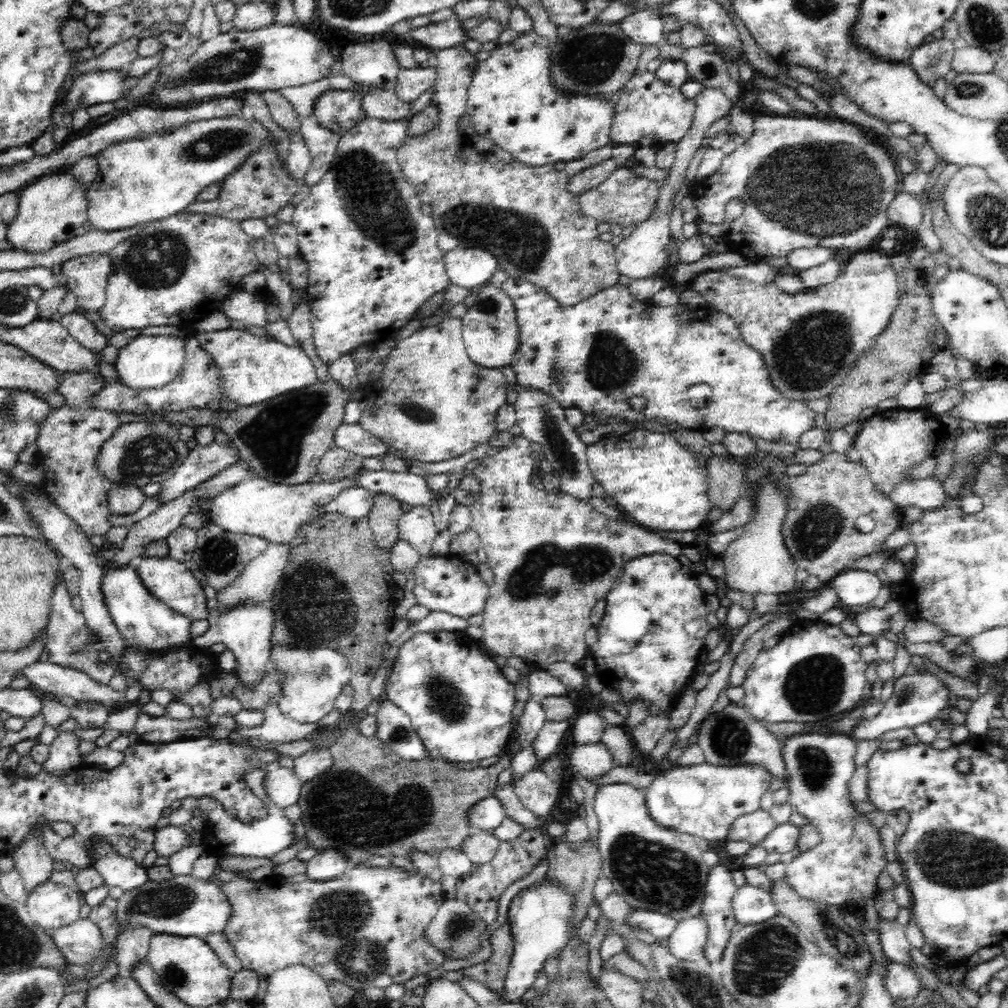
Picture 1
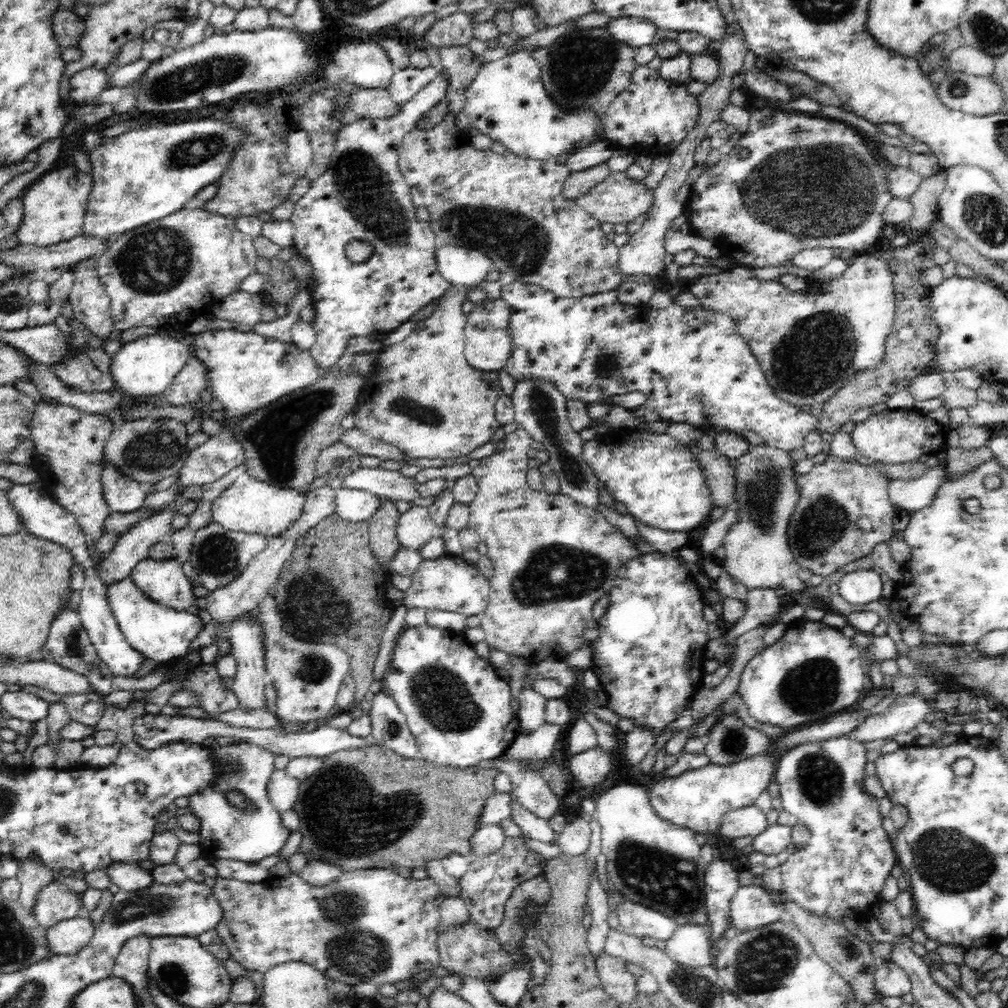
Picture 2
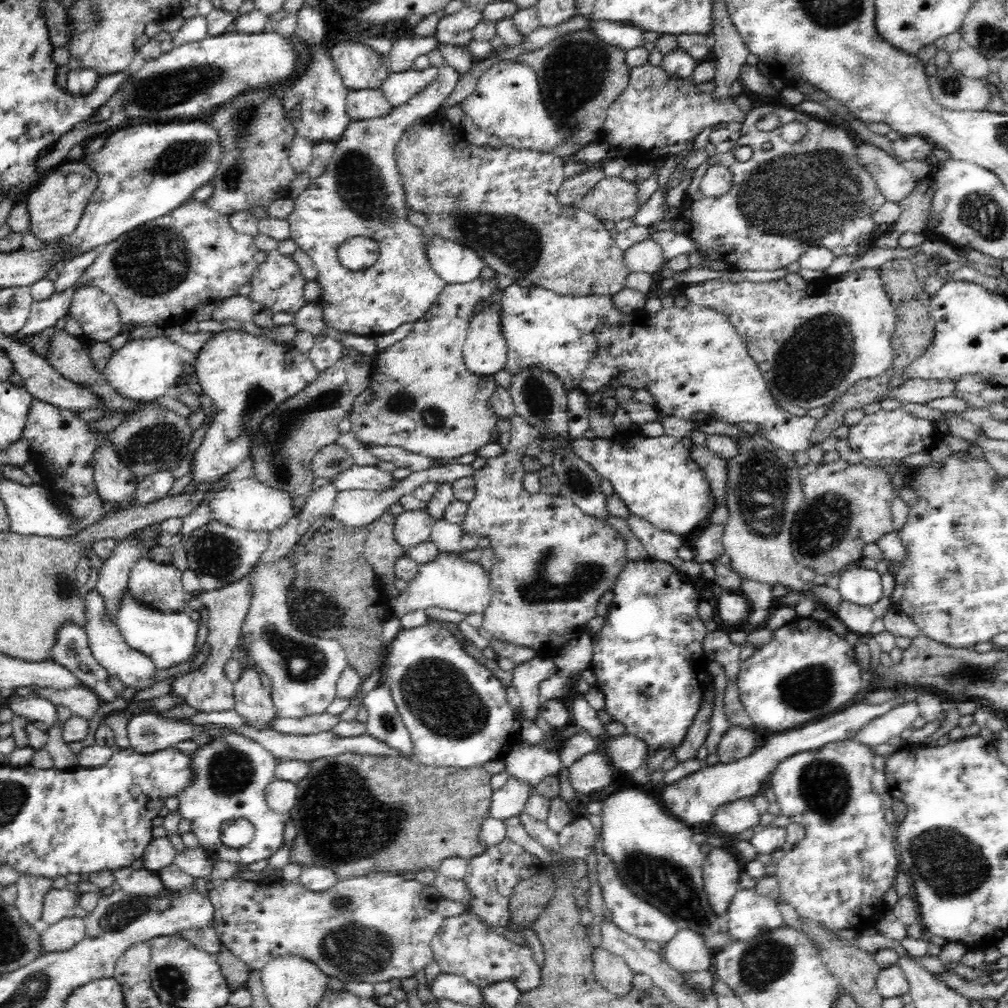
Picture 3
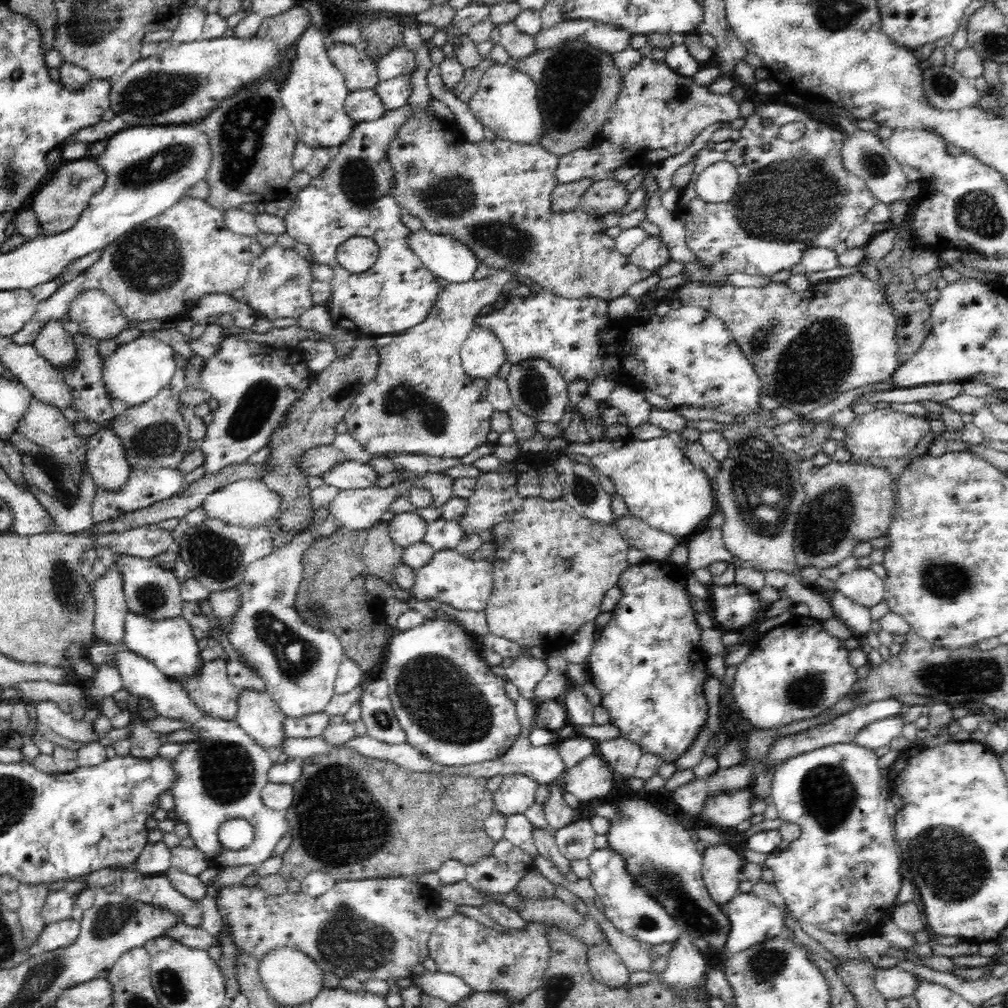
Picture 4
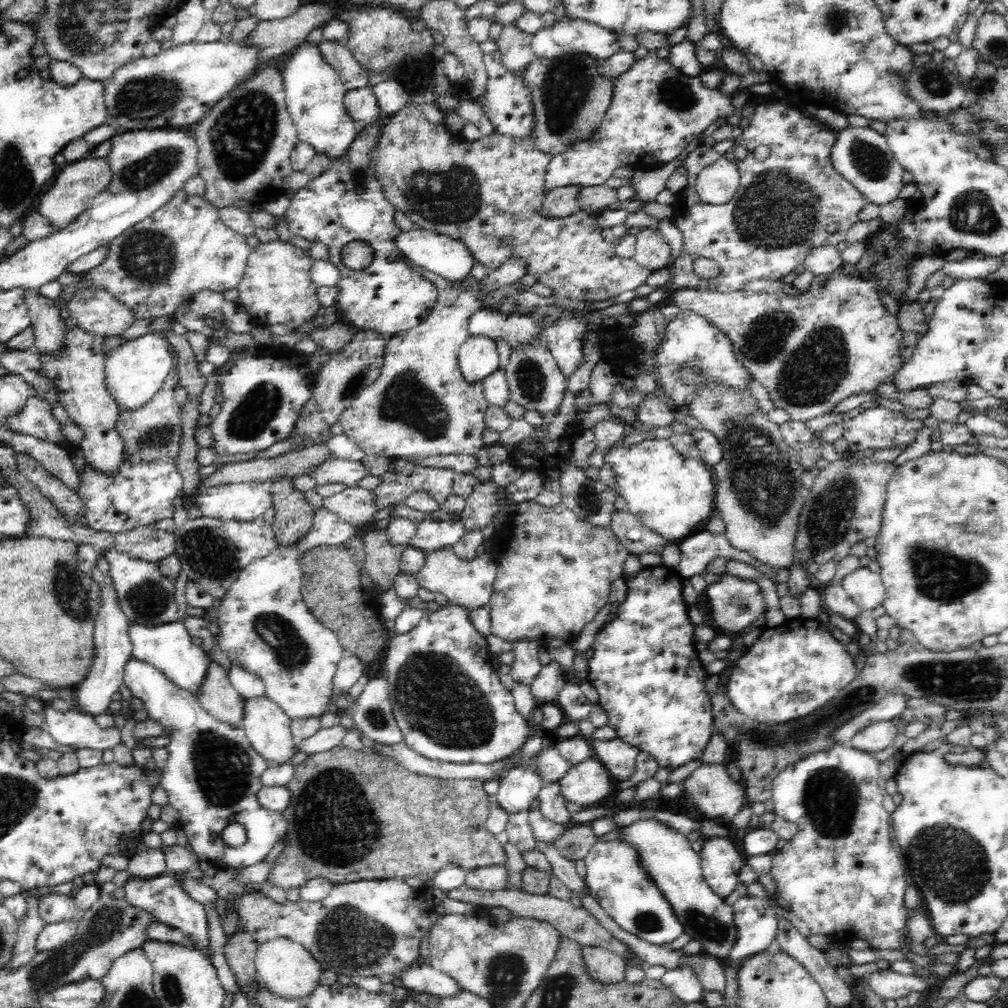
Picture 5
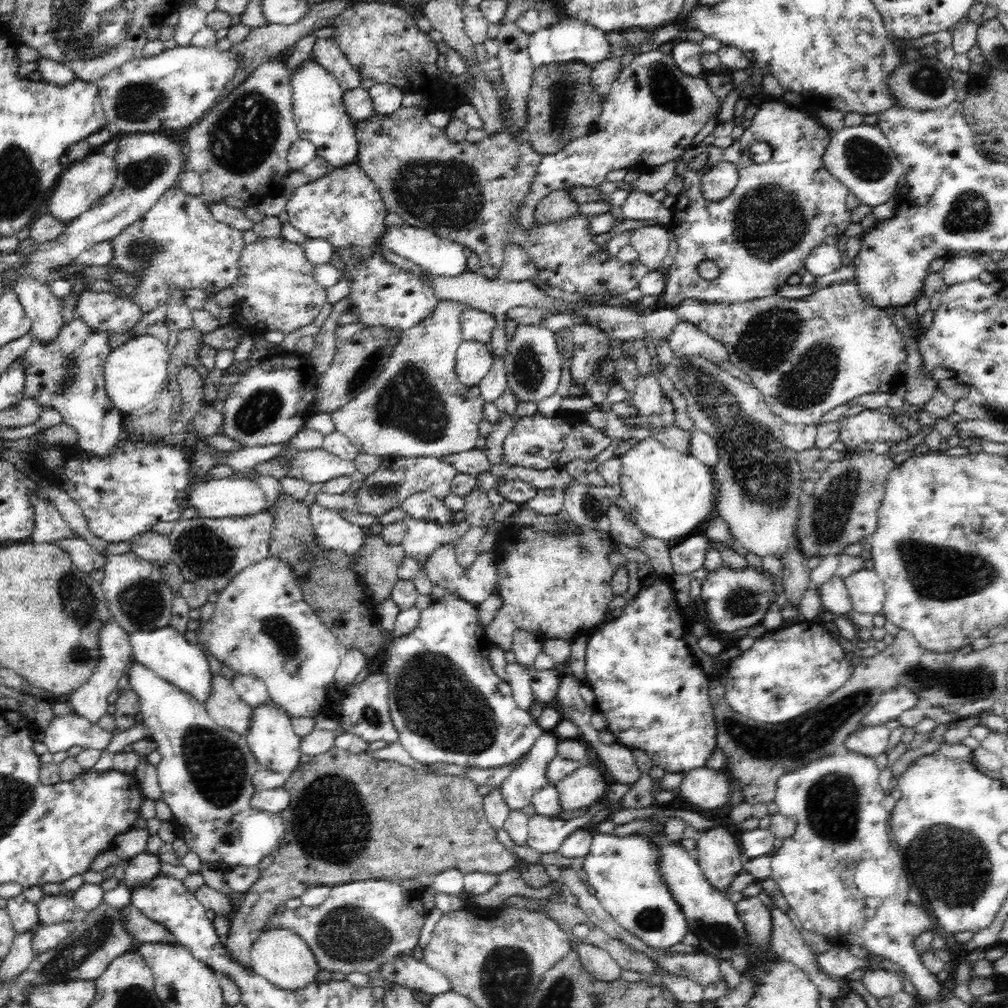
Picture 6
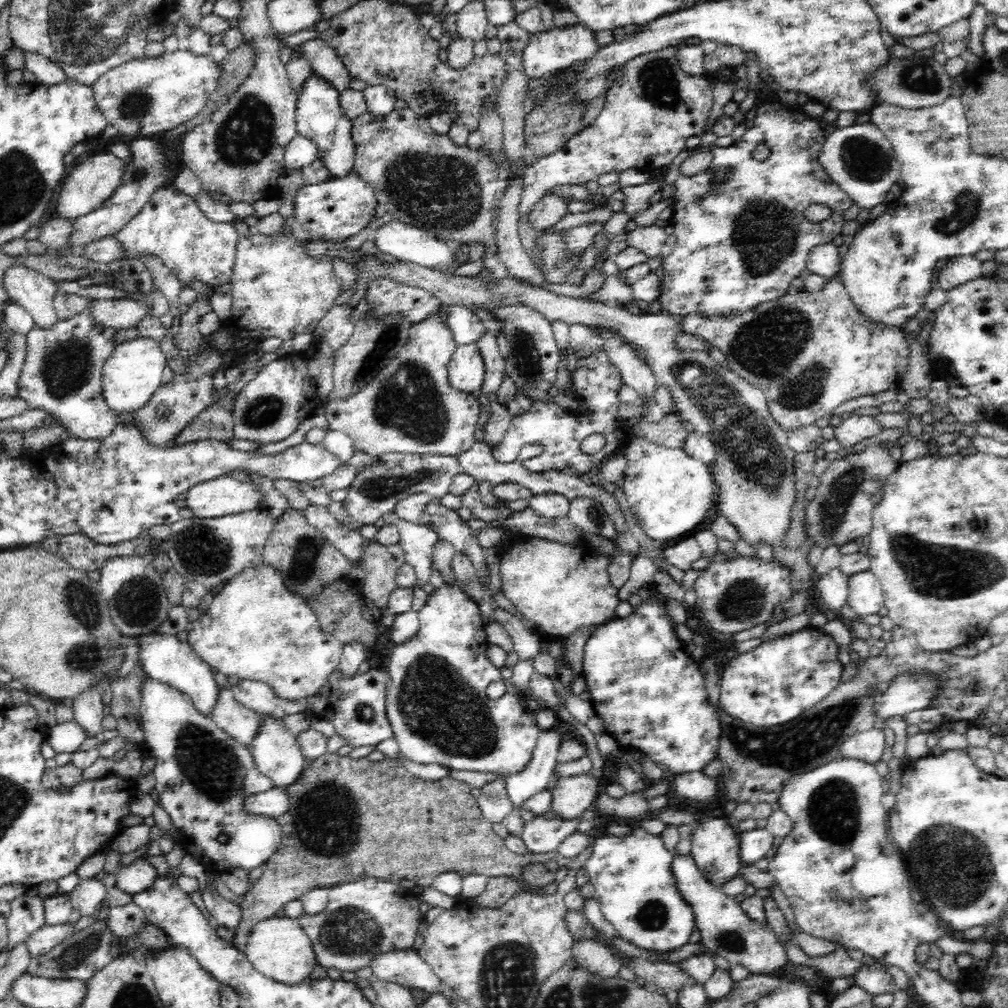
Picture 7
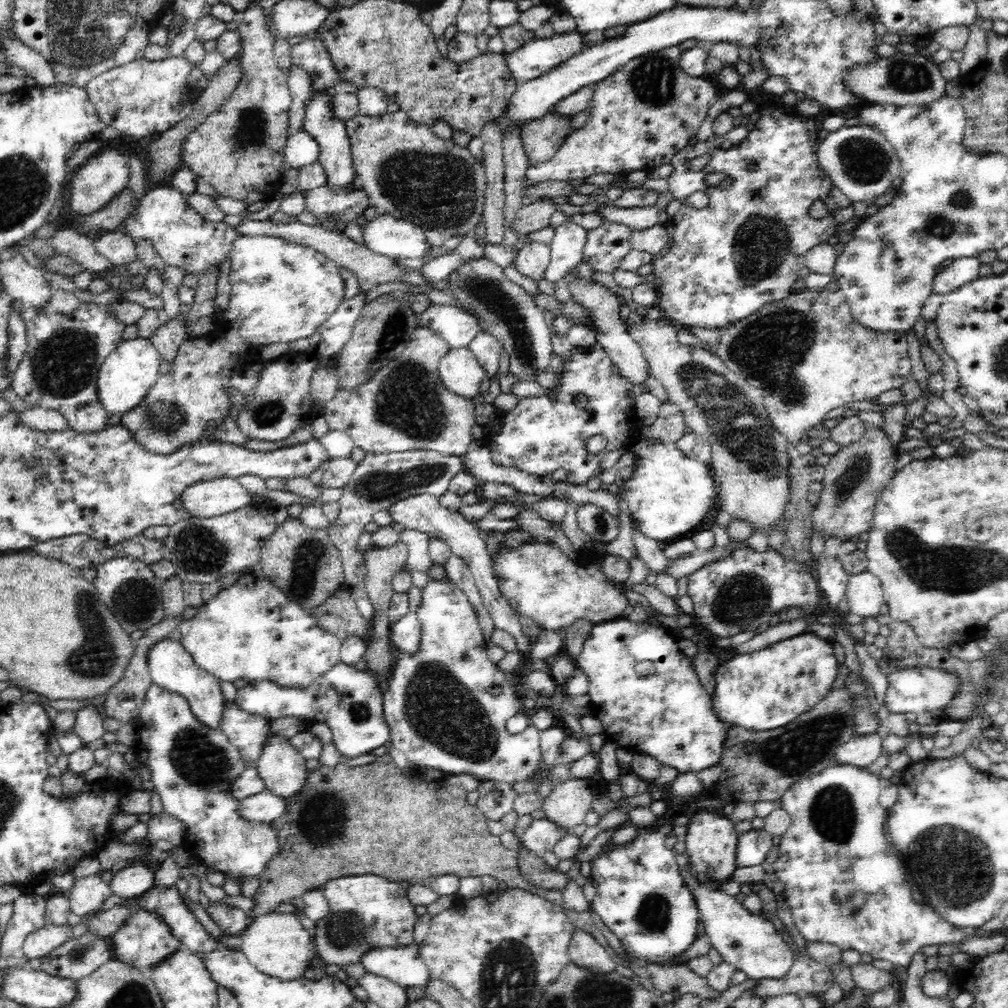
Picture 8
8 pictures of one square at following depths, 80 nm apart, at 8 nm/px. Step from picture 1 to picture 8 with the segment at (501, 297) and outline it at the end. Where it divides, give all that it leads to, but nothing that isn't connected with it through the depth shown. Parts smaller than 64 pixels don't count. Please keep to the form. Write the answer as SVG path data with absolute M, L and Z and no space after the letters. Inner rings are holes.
M468 347L448 350L438 364L438 378L442 386L466 398L472 399L479 394L484 376L484 367Z

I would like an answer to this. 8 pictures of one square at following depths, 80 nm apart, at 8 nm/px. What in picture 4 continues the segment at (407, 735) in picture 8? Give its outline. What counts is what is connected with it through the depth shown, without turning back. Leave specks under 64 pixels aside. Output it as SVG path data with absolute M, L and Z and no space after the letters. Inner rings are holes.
M425 619L423 624L411 630L396 631L389 639L382 672L389 685L393 710L406 731L408 744L438 765L469 766L504 756L518 740L521 722L516 713L516 703L506 694L502 676L482 658L484 647L480 646L475 634L453 619Z

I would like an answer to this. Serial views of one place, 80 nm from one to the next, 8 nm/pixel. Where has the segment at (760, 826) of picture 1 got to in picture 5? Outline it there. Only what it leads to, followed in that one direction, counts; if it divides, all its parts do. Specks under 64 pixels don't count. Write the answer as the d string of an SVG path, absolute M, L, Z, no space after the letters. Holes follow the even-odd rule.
M702 763L684 782L684 794L696 803L698 810L700 810L702 814L706 814L708 820L732 822L734 816L740 812L740 808L748 805L746 791L743 790L744 784L735 782L728 775L727 769L722 763L712 765Z

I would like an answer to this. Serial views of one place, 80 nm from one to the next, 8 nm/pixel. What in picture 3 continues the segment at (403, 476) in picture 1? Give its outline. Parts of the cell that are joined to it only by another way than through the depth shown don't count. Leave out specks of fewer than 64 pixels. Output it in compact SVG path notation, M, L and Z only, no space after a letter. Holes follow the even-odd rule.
M350 465L340 470L331 478L332 484L339 490L371 490L377 493L385 493L398 487L392 472L380 470L377 466Z

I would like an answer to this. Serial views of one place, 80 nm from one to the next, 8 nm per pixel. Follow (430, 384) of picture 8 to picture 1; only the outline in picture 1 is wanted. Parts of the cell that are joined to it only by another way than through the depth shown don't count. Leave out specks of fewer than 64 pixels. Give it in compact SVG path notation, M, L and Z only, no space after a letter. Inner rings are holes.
M446 317L436 325L422 327L411 336L394 341L393 348L383 358L379 382L372 384L370 392L364 392L367 407L358 424L372 437L382 438L382 442L388 442L388 445L420 462L450 460L490 442L497 434L497 412L506 402L509 386L500 369L480 367L471 362L463 341L462 327L461 318Z

